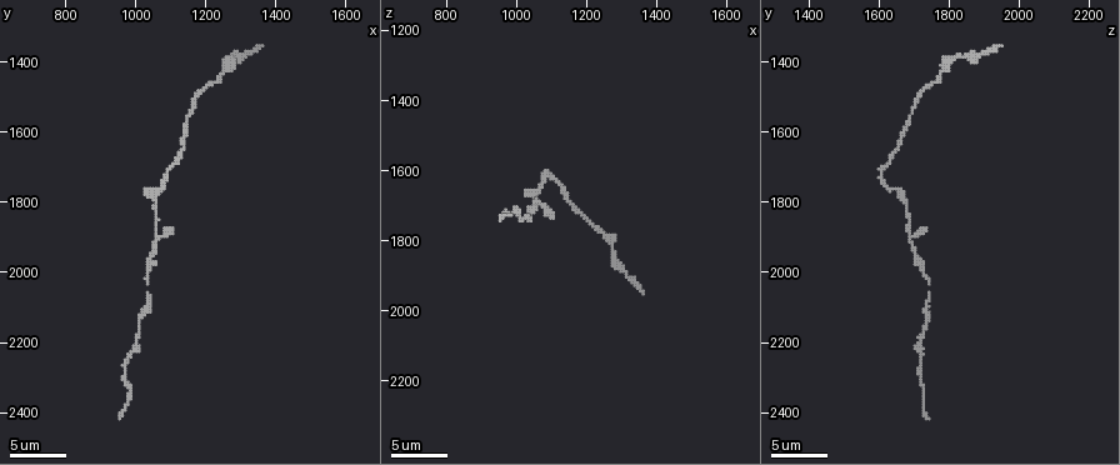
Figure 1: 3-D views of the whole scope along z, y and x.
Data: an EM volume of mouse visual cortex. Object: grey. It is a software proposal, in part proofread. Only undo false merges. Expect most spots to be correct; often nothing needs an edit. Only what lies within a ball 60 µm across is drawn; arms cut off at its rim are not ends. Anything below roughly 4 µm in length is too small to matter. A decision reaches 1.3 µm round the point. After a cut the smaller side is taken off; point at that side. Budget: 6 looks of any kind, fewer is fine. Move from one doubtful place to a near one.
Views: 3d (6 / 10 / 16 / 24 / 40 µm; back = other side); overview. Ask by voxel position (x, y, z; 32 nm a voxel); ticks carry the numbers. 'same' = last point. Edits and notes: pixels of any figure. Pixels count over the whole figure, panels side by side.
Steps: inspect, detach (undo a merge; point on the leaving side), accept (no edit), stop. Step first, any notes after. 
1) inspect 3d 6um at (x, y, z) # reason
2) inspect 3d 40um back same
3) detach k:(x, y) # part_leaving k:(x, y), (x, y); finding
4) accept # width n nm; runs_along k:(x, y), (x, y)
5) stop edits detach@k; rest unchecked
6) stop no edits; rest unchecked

inspect 3d 10um at (1050, 1930, 1700) # three-way junction

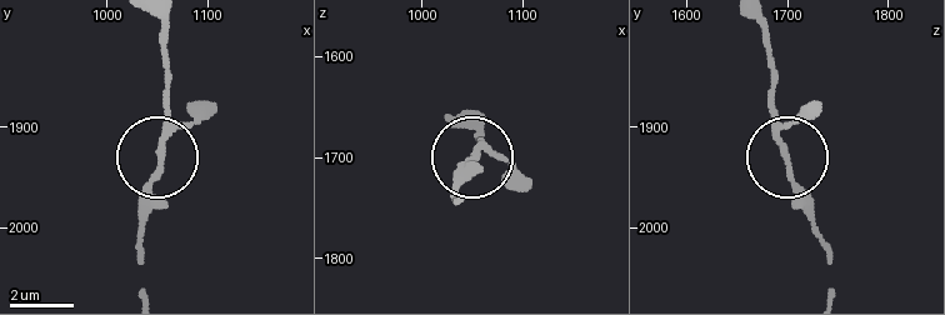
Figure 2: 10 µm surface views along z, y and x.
inspect 3d 10um back at (1052, 1920, 1694)

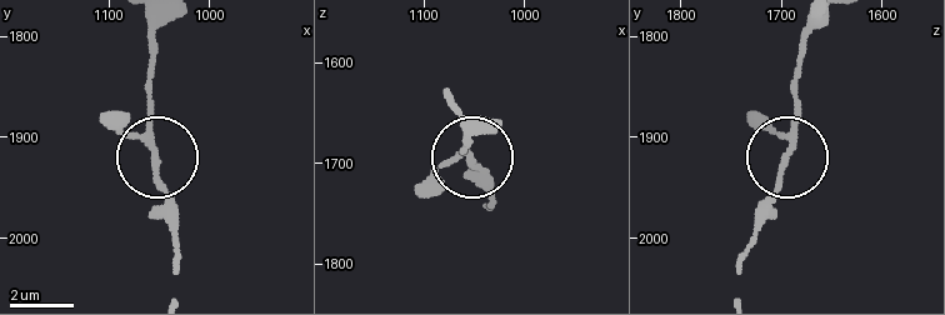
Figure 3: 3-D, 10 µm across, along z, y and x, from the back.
accept # width 160 nm; runs_along 3:(818, 21), (801, 54), (793, 143), (776, 199), (755, 229); one cell here

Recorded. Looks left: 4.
inspect 3d 10um at (1010, 2140, 1740)

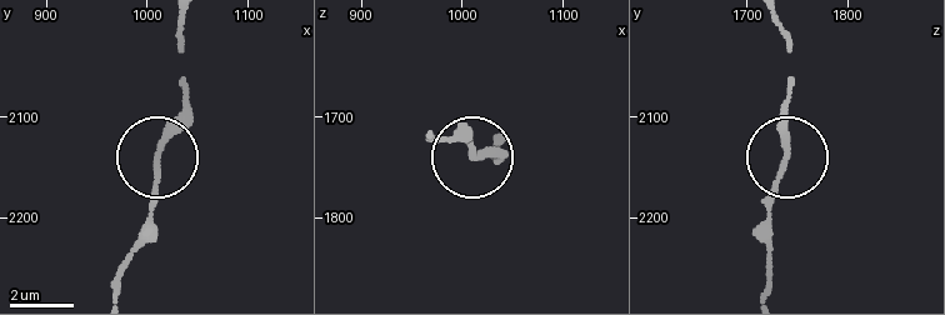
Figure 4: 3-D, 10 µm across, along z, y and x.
inspect 3d 6um at (1010, 2138, 1738)

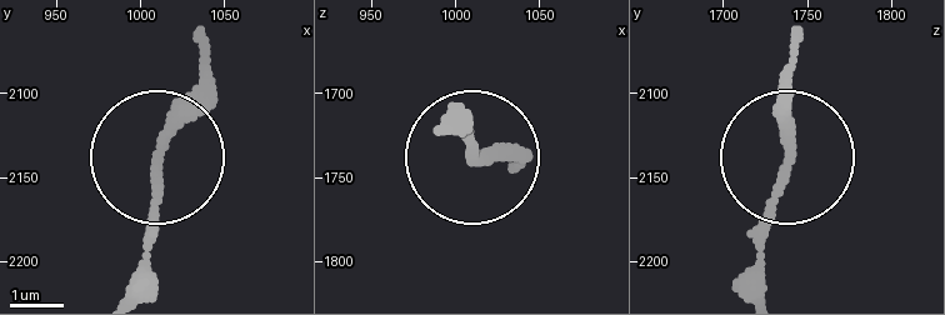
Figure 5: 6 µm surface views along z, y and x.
accept # width 210 nm; runs_along 5:(798, 36), (756, 291); continuous, no second cell

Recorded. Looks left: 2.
inspect 3d 10um at (1060, 1770, 1650) # arms part here

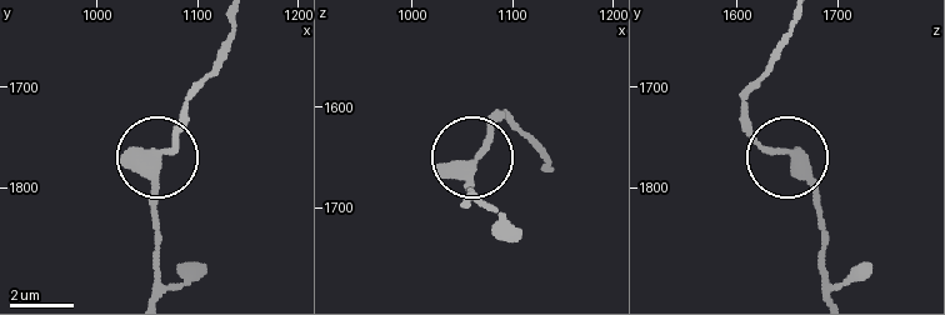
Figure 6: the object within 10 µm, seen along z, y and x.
accept # width 340 nm; all the same cell

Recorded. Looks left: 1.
stop no edits; rest unchecked

